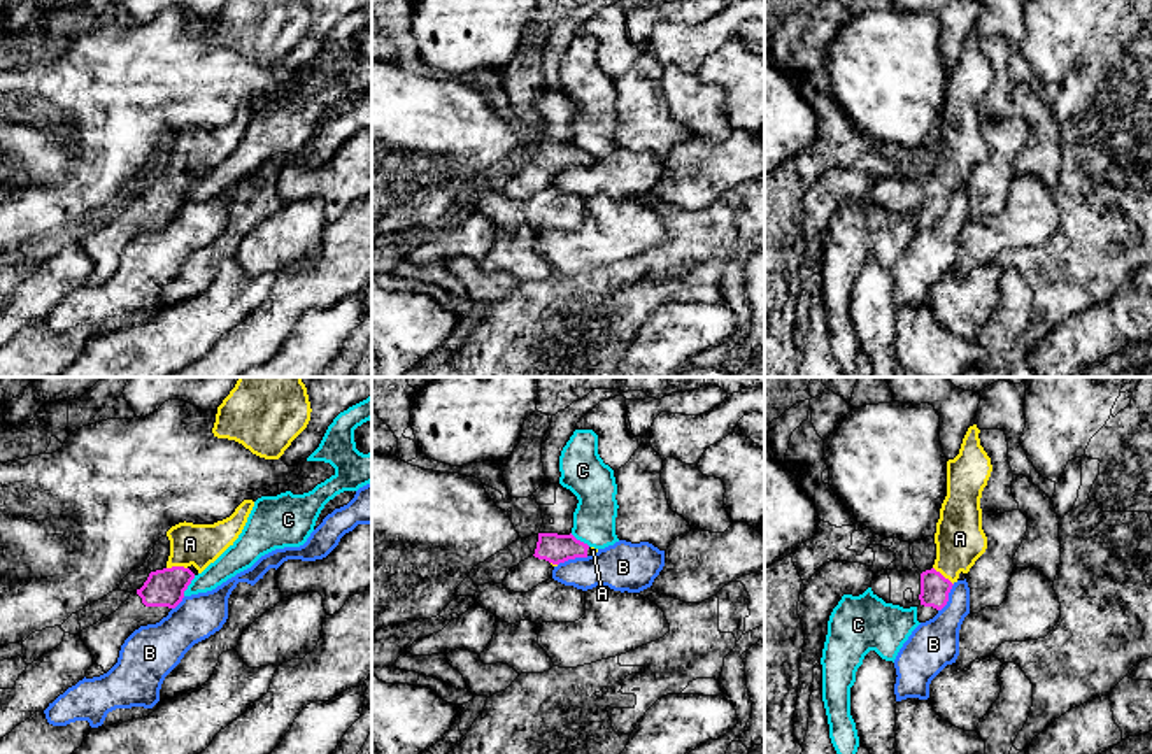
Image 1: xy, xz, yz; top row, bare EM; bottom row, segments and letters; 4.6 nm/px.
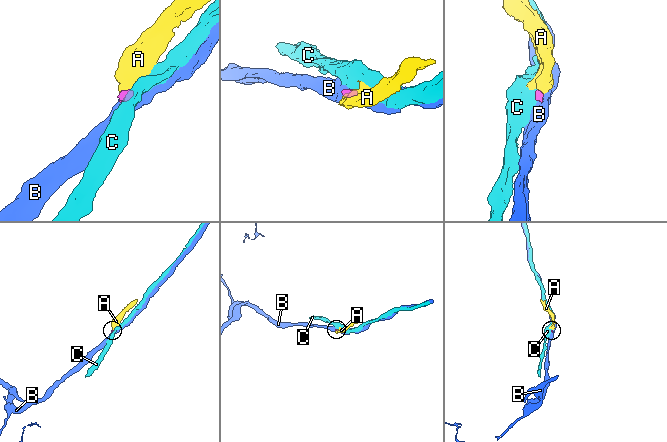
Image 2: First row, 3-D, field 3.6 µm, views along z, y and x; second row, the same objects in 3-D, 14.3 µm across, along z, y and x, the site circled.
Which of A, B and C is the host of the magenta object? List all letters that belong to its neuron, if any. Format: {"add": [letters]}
{"add": ["A"]}

